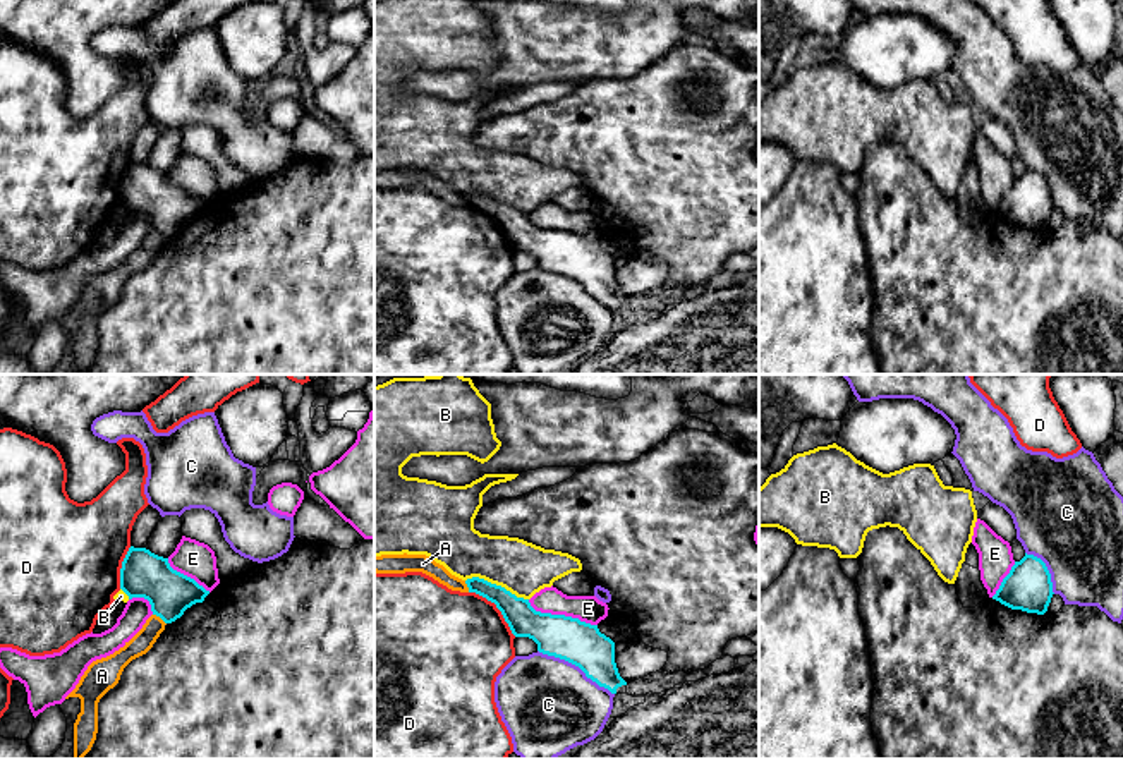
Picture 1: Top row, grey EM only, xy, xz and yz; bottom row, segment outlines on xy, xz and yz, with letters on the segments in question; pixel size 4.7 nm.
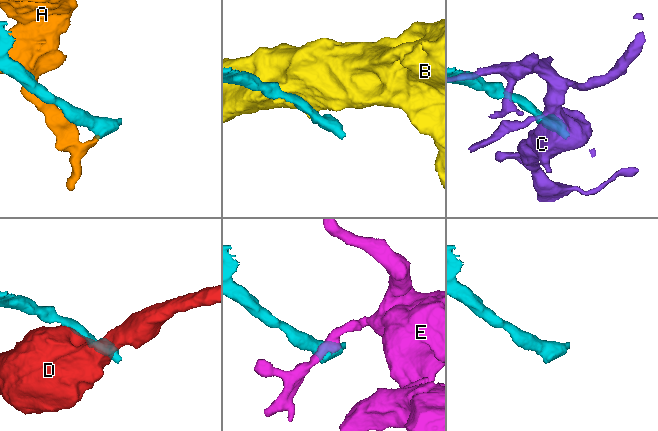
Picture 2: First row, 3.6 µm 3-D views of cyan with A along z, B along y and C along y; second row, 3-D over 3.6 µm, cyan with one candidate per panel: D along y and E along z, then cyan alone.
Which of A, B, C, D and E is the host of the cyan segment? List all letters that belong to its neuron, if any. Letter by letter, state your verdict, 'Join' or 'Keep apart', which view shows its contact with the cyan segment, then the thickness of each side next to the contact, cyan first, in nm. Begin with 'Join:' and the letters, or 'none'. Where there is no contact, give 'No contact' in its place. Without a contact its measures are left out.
Join: none
A: Keep apart. Touches cyan in xy. Thickness 220 nm (cyan) against 100 nm
B: Keep apart. Touches cyan in xz. Thickness 150 nm (cyan) against 240 nm
C: Keep apart. Touches cyan in xz. Thickness 200 nm (cyan) against 440 nm
D: Keep apart. Touches cyan in xz. Thickness 160 nm (cyan) against 480 nm
E: Keep apart. Touches cyan in xz. Thickness 200 nm (cyan) against 130 nm

